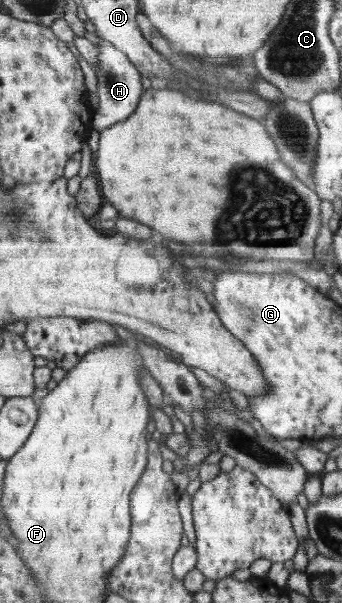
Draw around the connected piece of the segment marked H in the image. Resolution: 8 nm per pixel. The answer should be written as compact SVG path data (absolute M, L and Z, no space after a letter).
M101 40L97 43L100 47L99 69L96 69L97 91L98 91L98 110L94 112L93 127L98 131L107 129L116 123L125 121L133 115L138 108L143 89L142 73L131 63L129 57L120 49L117 49L113 43L107 40Z

